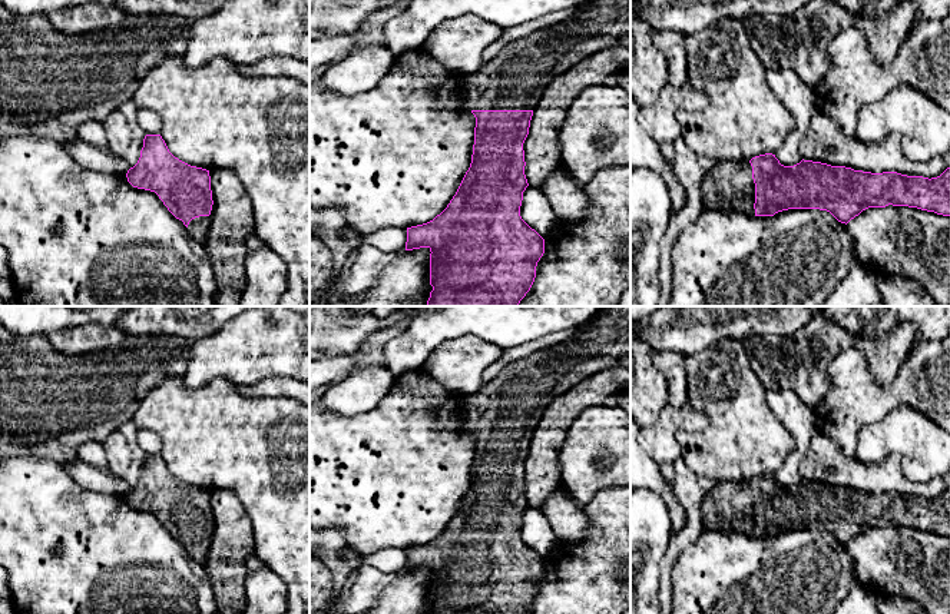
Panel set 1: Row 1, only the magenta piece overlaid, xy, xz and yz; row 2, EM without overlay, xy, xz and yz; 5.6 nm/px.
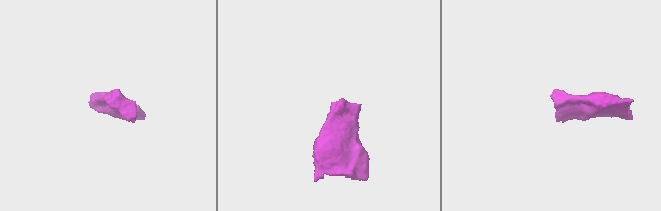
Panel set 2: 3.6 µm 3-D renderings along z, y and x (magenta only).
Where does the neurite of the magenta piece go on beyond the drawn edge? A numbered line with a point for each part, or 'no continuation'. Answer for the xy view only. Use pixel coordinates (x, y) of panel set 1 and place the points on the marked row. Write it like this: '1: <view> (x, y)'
1: xy (198, 228)

